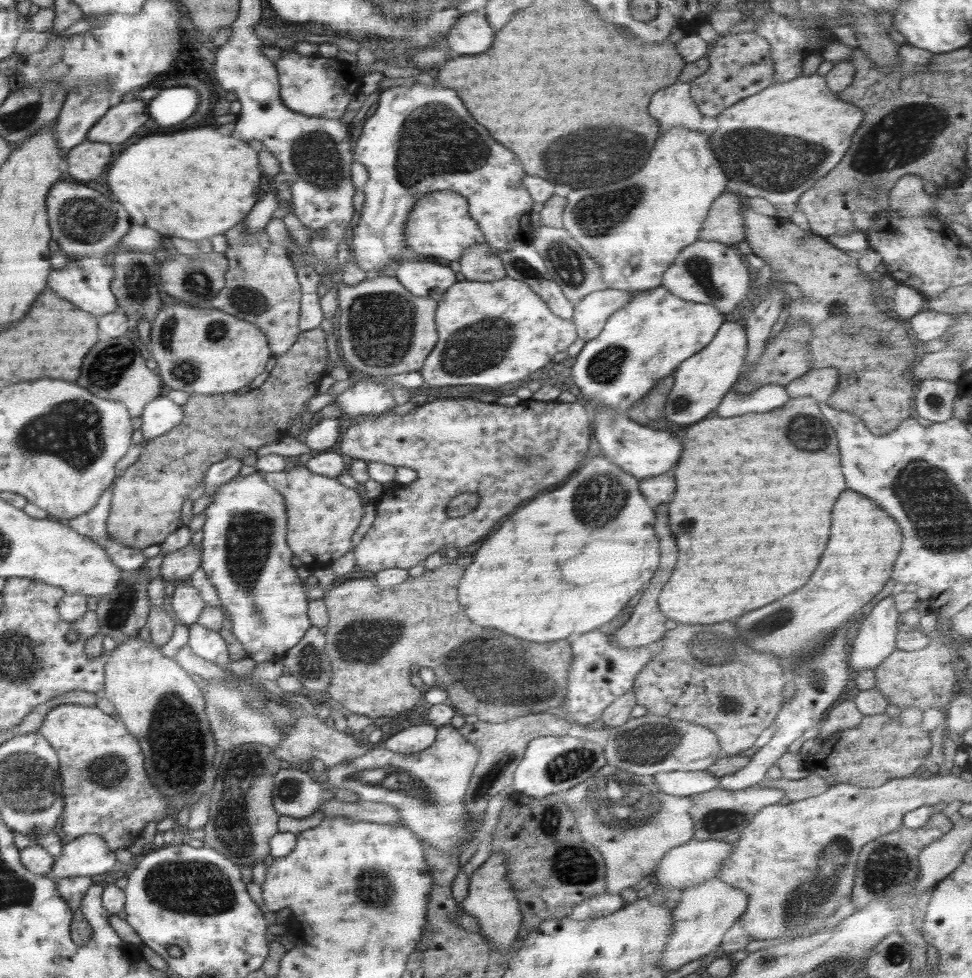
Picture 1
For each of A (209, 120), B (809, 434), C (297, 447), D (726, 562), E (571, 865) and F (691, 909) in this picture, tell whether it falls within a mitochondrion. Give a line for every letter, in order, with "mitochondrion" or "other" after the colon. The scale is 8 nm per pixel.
A: other
B: mitochondrion
C: other
D: other
E: mitochondrion
F: other

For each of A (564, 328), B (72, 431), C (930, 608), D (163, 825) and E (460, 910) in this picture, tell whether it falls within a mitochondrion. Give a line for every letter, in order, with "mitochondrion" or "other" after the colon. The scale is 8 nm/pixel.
A: other
B: mitochondrion
C: other
D: other
E: other

